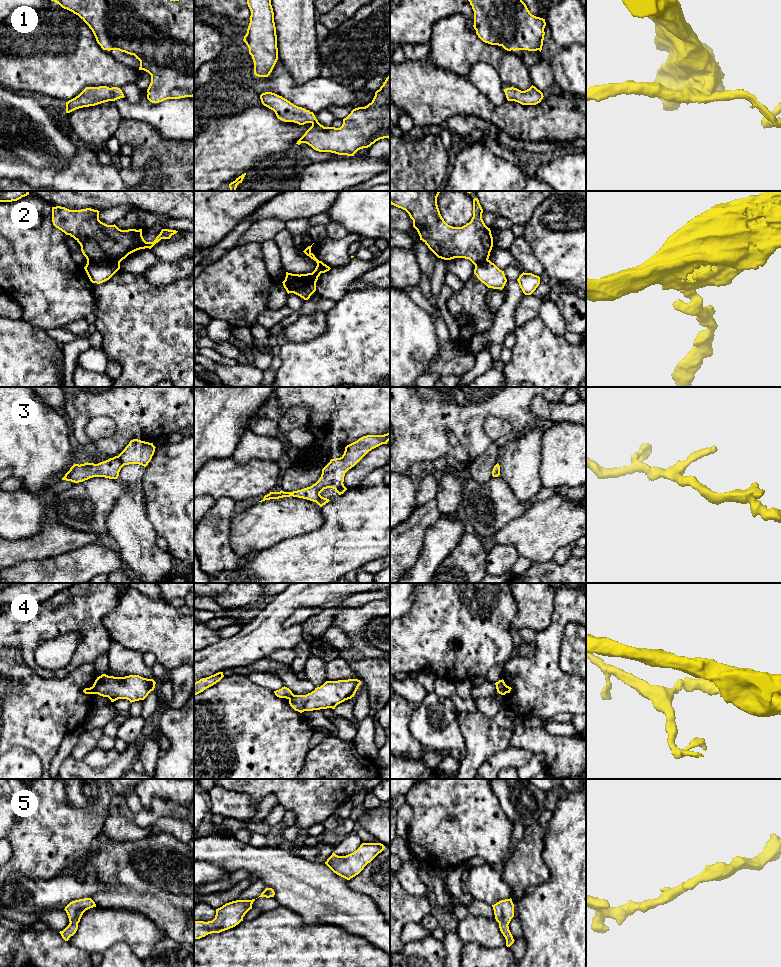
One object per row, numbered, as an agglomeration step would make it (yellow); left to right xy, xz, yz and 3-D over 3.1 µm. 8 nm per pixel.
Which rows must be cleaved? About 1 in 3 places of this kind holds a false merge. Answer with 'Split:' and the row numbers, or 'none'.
Split: 2, 4

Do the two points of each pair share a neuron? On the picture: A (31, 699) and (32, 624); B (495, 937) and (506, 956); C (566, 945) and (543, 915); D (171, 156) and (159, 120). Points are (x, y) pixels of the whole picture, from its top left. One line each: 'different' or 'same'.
A: different
B: different
C: same
D: different

